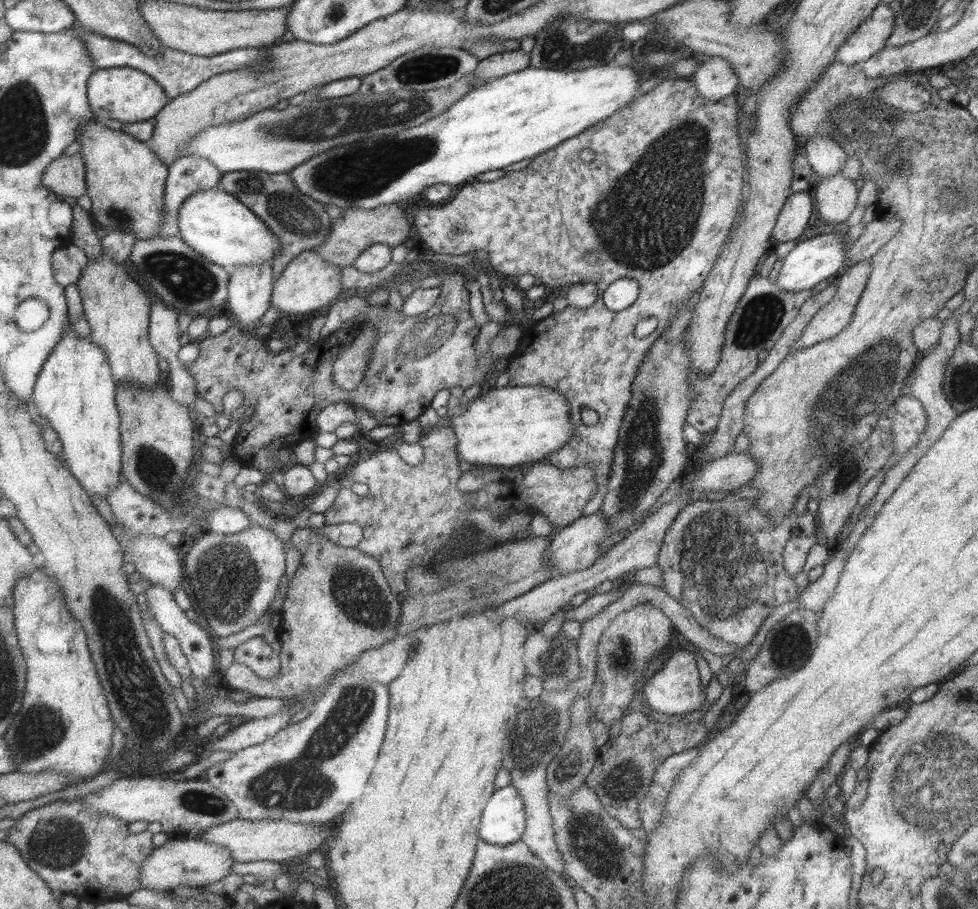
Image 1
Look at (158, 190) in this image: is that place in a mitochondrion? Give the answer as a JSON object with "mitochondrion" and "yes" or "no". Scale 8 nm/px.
{"mitochondrion":"no"}

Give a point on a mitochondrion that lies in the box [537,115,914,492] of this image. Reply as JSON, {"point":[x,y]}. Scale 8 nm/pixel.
{"point":[664,190]}

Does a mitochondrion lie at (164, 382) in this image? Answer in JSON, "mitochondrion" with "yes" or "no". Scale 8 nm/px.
{"mitochondrion":"no"}

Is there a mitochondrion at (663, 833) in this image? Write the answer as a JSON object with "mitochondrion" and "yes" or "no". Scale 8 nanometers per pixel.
{"mitochondrion":"no"}

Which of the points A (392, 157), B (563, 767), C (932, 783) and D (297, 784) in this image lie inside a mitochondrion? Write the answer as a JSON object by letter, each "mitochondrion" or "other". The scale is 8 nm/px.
{"A":"mitochondrion","B":"mitochondrion","C":"mitochondrion","D":"mitochondrion"}

